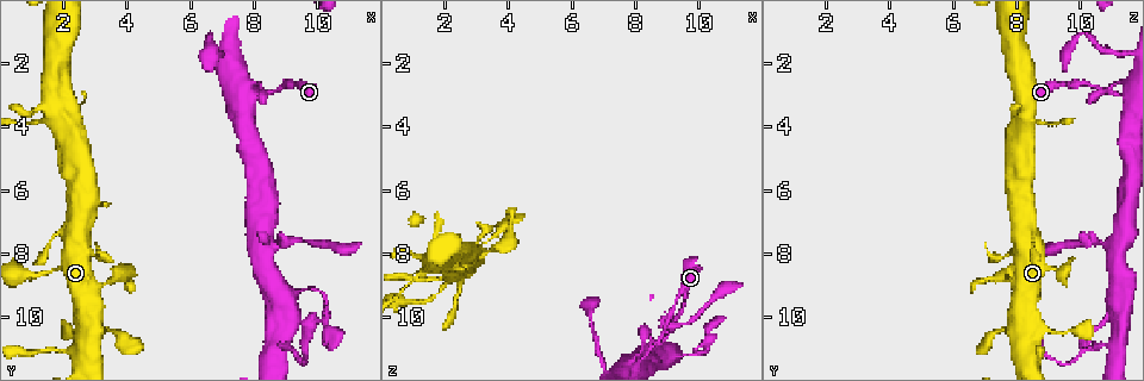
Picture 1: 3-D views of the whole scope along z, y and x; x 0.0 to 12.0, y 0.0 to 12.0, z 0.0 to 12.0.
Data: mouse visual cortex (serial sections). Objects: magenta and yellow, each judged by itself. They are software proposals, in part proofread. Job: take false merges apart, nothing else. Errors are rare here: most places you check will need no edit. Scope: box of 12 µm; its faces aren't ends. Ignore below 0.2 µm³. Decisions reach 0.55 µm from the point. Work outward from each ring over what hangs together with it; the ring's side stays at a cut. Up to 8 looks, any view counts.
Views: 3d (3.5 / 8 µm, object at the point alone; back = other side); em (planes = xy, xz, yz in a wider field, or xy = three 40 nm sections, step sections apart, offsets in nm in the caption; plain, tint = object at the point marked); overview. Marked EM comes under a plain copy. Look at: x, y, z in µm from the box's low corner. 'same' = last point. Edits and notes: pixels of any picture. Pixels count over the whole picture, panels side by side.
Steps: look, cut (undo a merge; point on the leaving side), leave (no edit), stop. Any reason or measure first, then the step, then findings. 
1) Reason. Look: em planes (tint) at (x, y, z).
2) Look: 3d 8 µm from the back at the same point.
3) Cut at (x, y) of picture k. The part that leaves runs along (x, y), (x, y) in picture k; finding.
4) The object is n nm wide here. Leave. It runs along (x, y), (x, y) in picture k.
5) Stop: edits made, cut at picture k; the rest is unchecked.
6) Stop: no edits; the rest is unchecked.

Look: 3d 3.5 µm at (1.7, 8.5, 9.3).

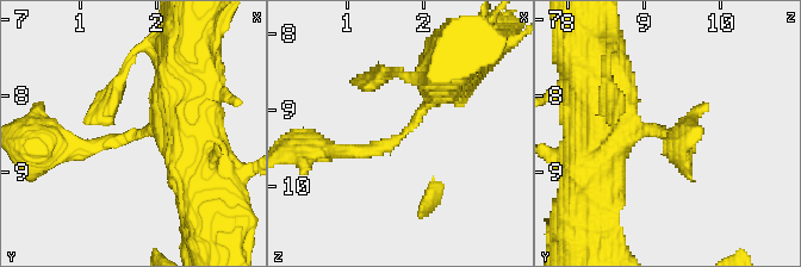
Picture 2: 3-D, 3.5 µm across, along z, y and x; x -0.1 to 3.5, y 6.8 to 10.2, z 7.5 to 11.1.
The arms are 200, 400 nm wide. Look: em xy step 2 (tint) at (1.75, 8.45, 9.30).

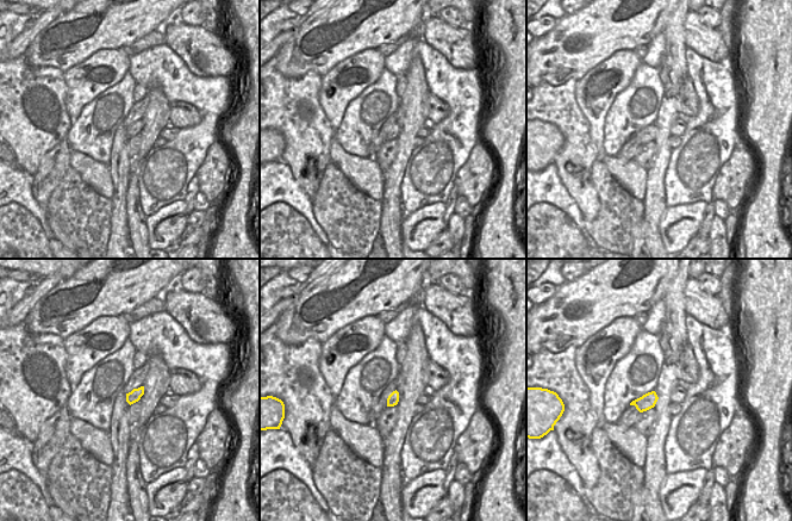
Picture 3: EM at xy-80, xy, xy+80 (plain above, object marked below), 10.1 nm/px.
Another direction. Look: em planes (tint) at the same point.

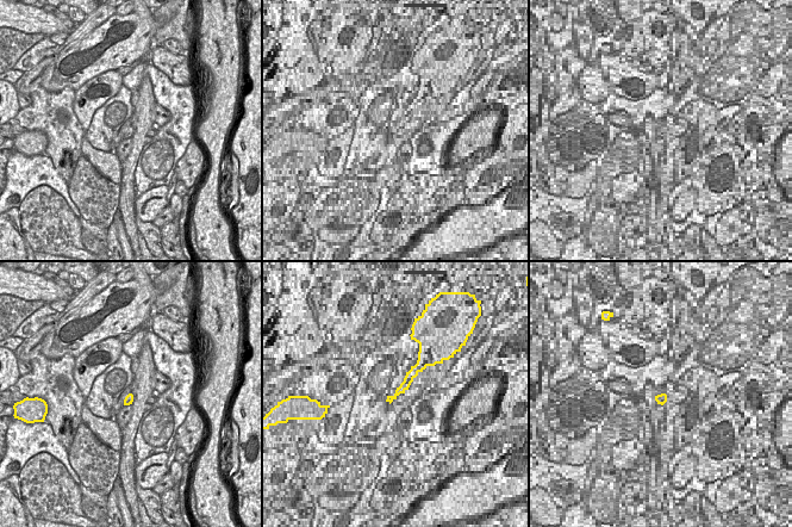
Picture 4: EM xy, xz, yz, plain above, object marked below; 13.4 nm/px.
Leave. It runs along (452, 72), (393, 142), (330, 151) in picture 2; all the same cell.

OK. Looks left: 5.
Small branch off a trunk. Look: 3d 3.5 µm at (1.9, 4.0, 8.2).

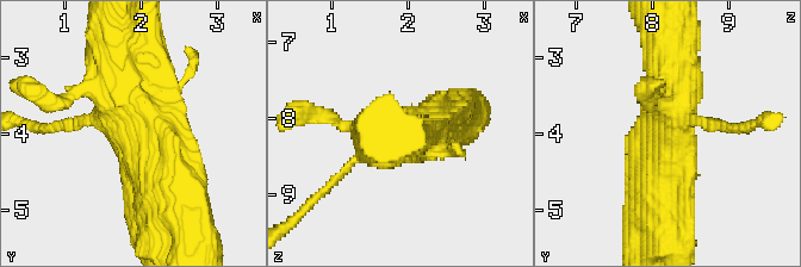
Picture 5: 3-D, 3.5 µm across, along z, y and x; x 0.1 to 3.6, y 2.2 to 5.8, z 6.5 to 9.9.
Leave. It runs along (173, 211), (148, 116), (118, 68) in picture 5; continuous, no second cell.

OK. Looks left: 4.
A narrow waist. Look: 3d 3.5 µm at (9.2, 2.6, 9.6).

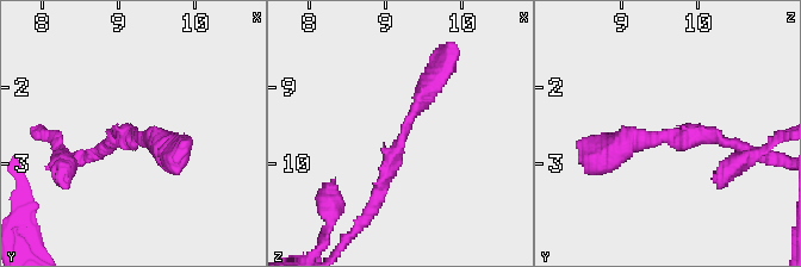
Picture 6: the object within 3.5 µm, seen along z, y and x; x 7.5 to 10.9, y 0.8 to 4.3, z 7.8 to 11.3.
Look: em xy step 5 (tint) at (9.20, 2.65, 9.65).

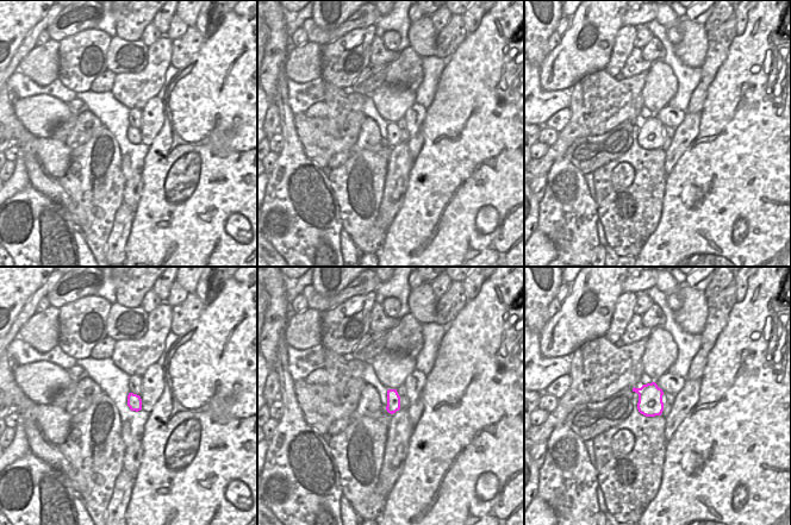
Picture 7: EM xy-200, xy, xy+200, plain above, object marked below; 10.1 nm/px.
The object is 140 nm wide here. Leave. It runs along (440, 70), (407, 123), (373, 205) in picture 6; one cell here.

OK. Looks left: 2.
Stop: no edits; the rest is unchecked.

